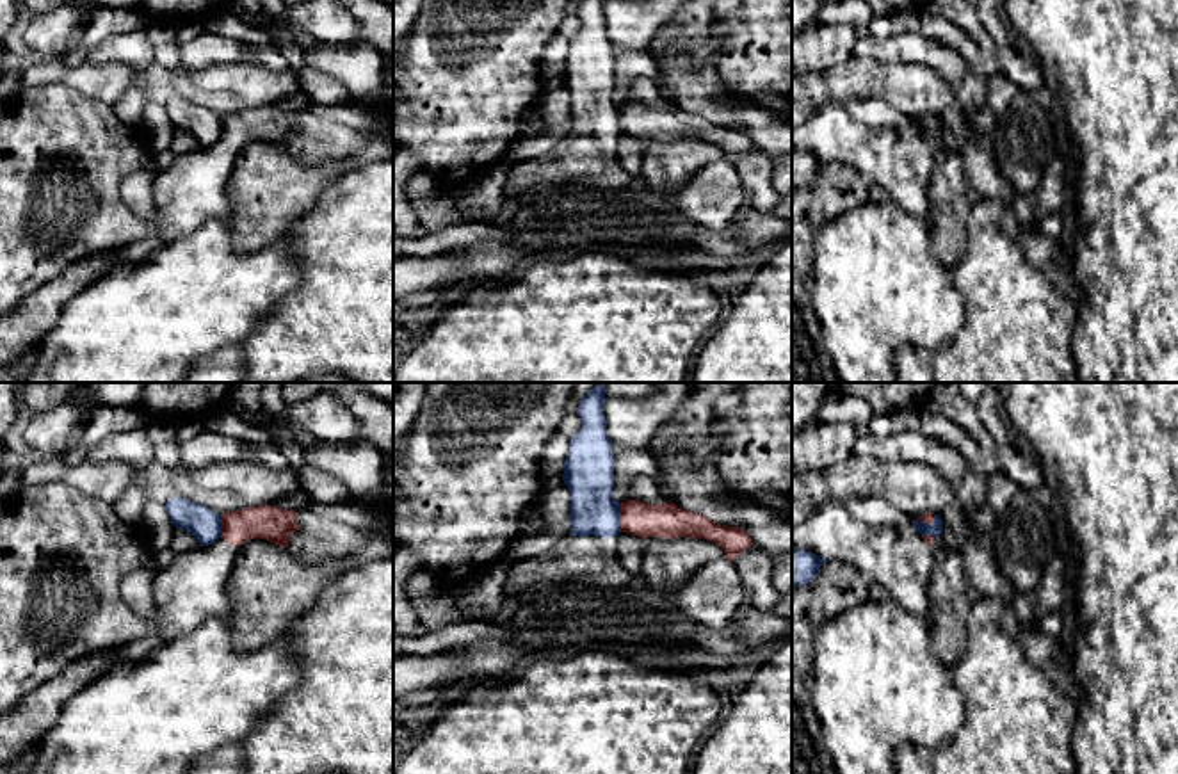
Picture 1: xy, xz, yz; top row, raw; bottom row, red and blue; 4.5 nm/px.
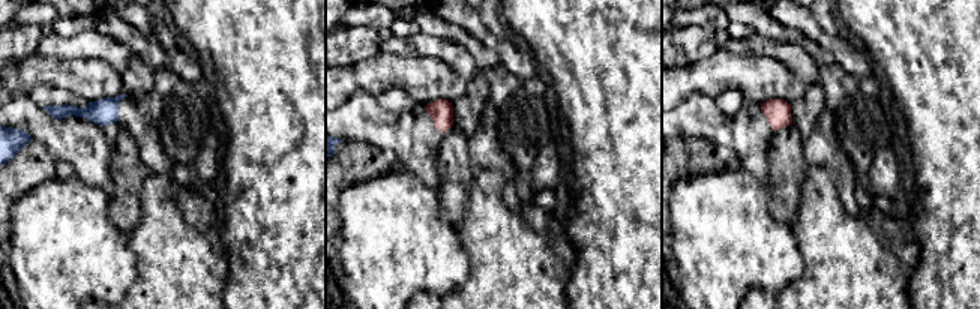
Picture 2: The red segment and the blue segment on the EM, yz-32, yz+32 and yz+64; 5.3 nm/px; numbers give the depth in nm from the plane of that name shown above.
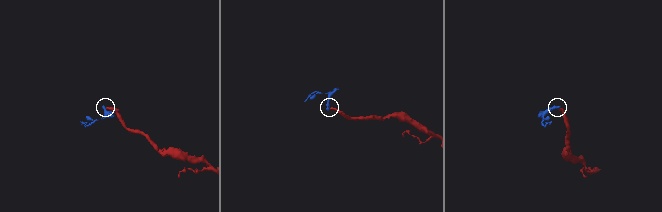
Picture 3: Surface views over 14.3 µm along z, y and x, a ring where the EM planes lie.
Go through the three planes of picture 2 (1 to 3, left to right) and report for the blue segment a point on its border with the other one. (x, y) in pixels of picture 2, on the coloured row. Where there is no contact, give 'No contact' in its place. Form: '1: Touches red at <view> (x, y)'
1: No contact
2: No contact
3: No contact

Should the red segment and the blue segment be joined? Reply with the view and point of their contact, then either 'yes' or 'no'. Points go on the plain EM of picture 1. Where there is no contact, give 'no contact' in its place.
meets red in xz at (620, 120); no

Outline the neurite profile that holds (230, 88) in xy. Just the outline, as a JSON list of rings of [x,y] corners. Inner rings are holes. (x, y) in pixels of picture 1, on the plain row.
[[[233,62],[205,69],[165,69],[151,64],[148,69],[146,98],[167,103],[174,98],[206,107],[217,116],[247,109],[270,107],[297,94],[299,80],[294,71],[272,71],[258,64]]]

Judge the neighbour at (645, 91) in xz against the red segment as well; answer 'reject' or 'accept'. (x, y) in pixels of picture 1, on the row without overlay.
accept

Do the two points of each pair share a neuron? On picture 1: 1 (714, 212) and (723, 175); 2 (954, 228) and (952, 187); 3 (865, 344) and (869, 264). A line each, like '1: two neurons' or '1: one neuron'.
1: one neuron
2: one neuron
3: one neuron

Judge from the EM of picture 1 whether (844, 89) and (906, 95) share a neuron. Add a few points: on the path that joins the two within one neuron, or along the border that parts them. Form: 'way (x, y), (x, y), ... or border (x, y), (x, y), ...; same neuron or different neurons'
way (860, 86), (890, 86); same neuron

